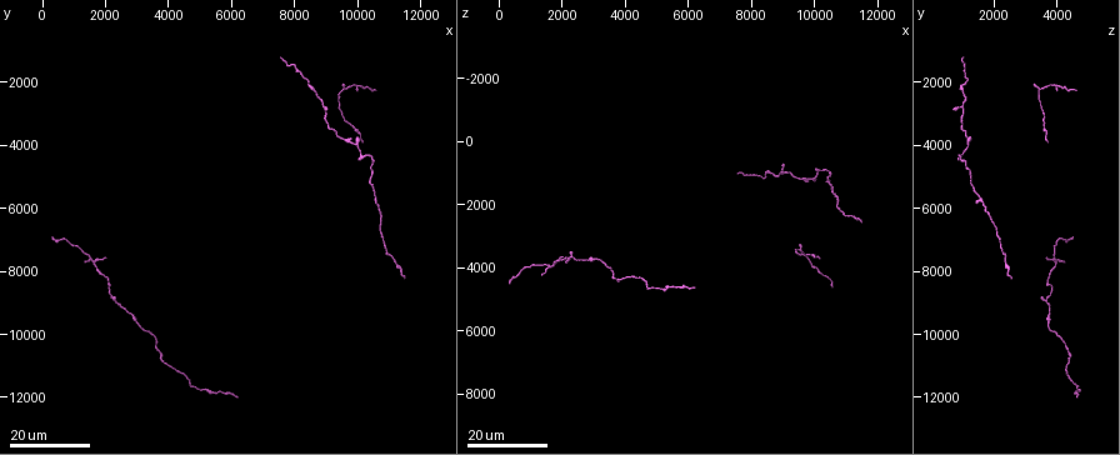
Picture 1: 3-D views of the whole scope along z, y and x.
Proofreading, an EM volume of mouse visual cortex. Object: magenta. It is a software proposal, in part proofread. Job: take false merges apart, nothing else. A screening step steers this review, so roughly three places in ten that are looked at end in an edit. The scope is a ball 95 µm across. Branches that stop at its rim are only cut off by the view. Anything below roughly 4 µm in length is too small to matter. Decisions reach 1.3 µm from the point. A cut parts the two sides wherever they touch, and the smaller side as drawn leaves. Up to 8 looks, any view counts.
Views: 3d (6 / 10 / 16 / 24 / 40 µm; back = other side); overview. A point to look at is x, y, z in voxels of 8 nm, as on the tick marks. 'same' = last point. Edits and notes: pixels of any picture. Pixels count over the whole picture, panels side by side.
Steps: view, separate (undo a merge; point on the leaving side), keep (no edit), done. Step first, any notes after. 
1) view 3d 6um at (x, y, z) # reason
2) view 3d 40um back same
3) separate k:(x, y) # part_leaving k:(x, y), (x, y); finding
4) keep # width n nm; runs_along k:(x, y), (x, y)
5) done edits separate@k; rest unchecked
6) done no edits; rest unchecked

view 3d 24um at (1600, 7800, 3900) # four arms meet

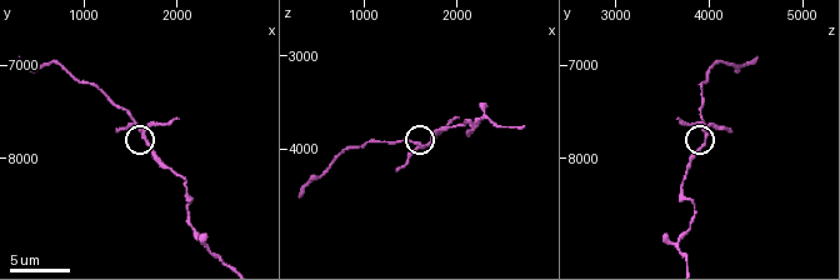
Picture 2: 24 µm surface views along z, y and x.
view 3d 10um at (1650, 7700, 3950)

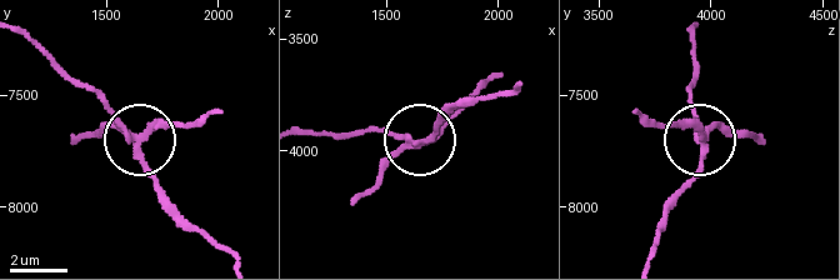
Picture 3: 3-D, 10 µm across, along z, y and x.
view 3d 10um back at (1640, 7690, 3970) # other side

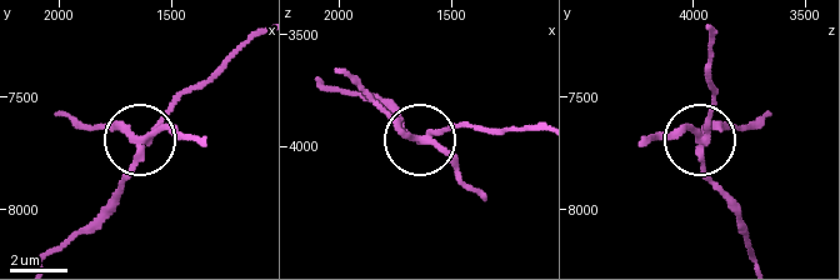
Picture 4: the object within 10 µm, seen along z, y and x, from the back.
separate 4:(111, 129) # arms 4; part_leaving 4:(144, 141), (55, 113); two cells meet here

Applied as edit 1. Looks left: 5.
view 3d 10um at (1950, 8150, 3750) # sudden change in width

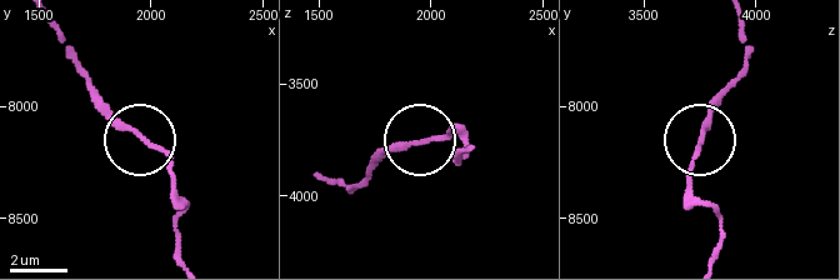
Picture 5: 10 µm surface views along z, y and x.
view 3d 10um back at (1960, 8140, 3760)

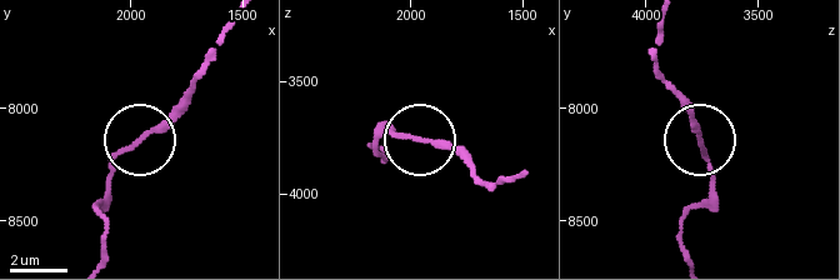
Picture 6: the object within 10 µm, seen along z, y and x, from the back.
keep # runs_along 6:(100, 255), (98, 205), (113, 161), (186, 93); one cell here

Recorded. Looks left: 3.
view 3d 16um at (9500, 2300, 3500) # a fork

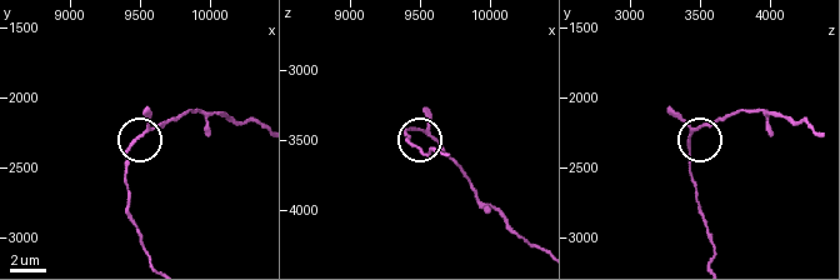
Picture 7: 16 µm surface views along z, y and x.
view 3d 6um at (9500, 2240, 3440) # closer look

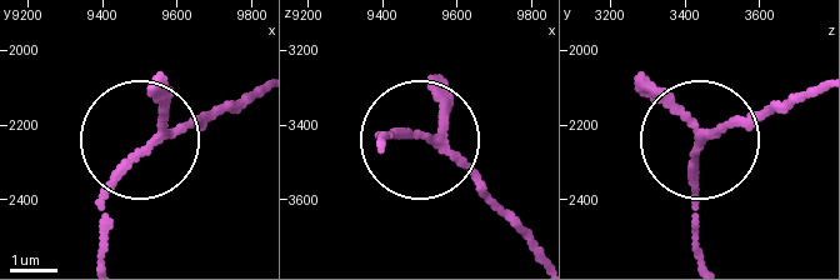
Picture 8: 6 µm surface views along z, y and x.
separate 8:(113, 220) # width 140 nm; part_leaving 8:(134, 161), (101, 205), (98, 253); a second cell is stuck on

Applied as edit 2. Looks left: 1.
done edits separate@4, separate@8; rest unchecked

